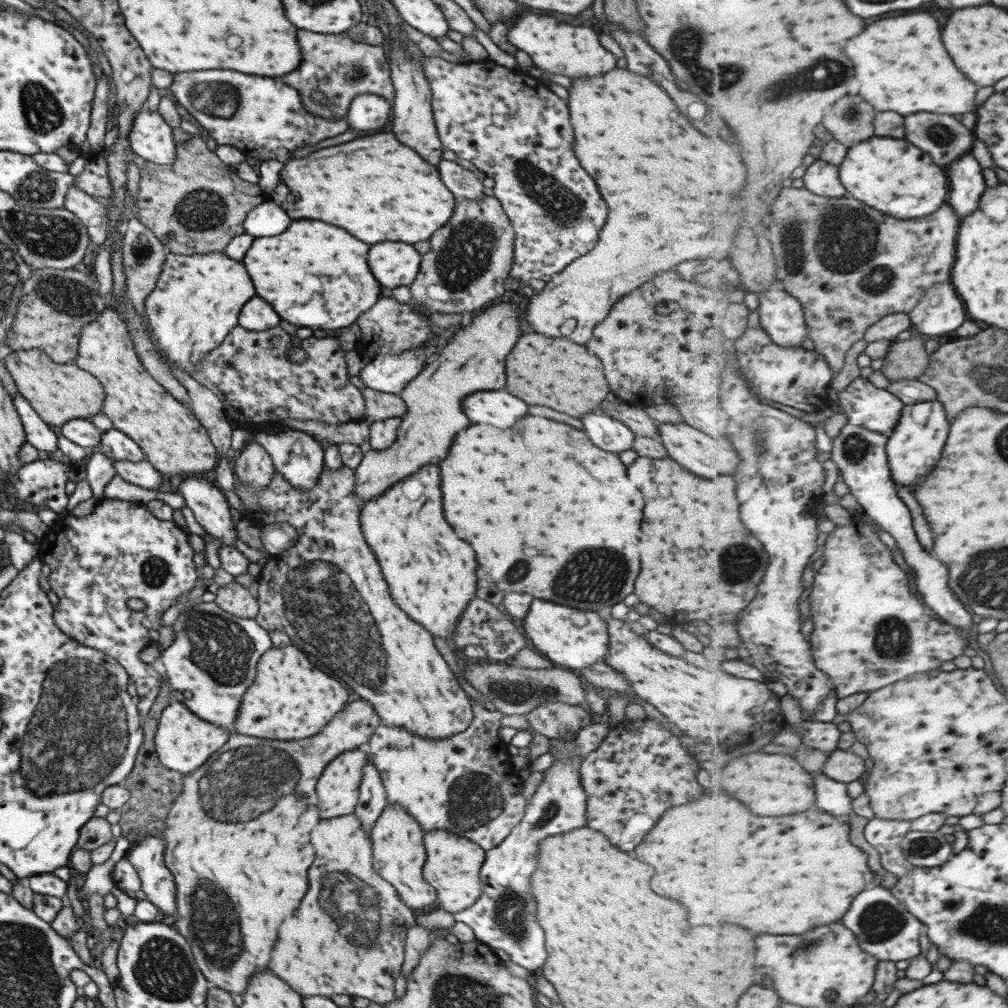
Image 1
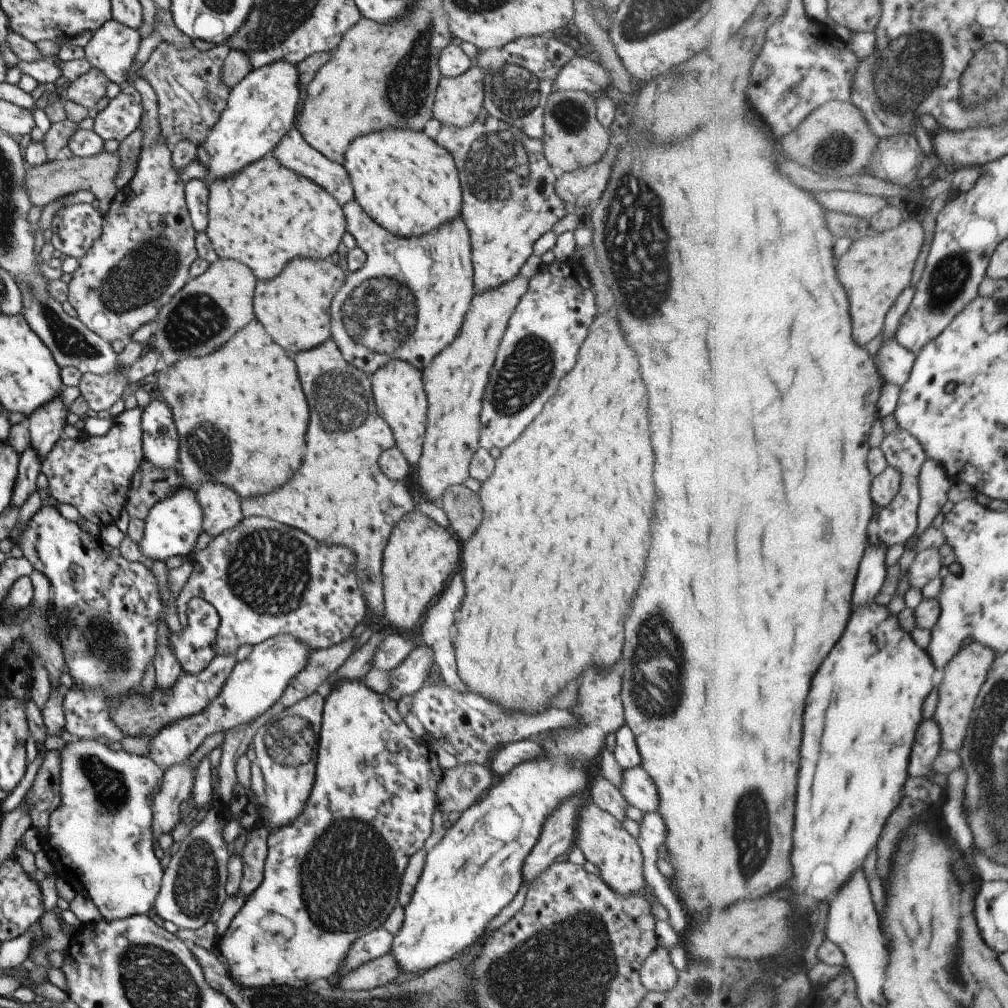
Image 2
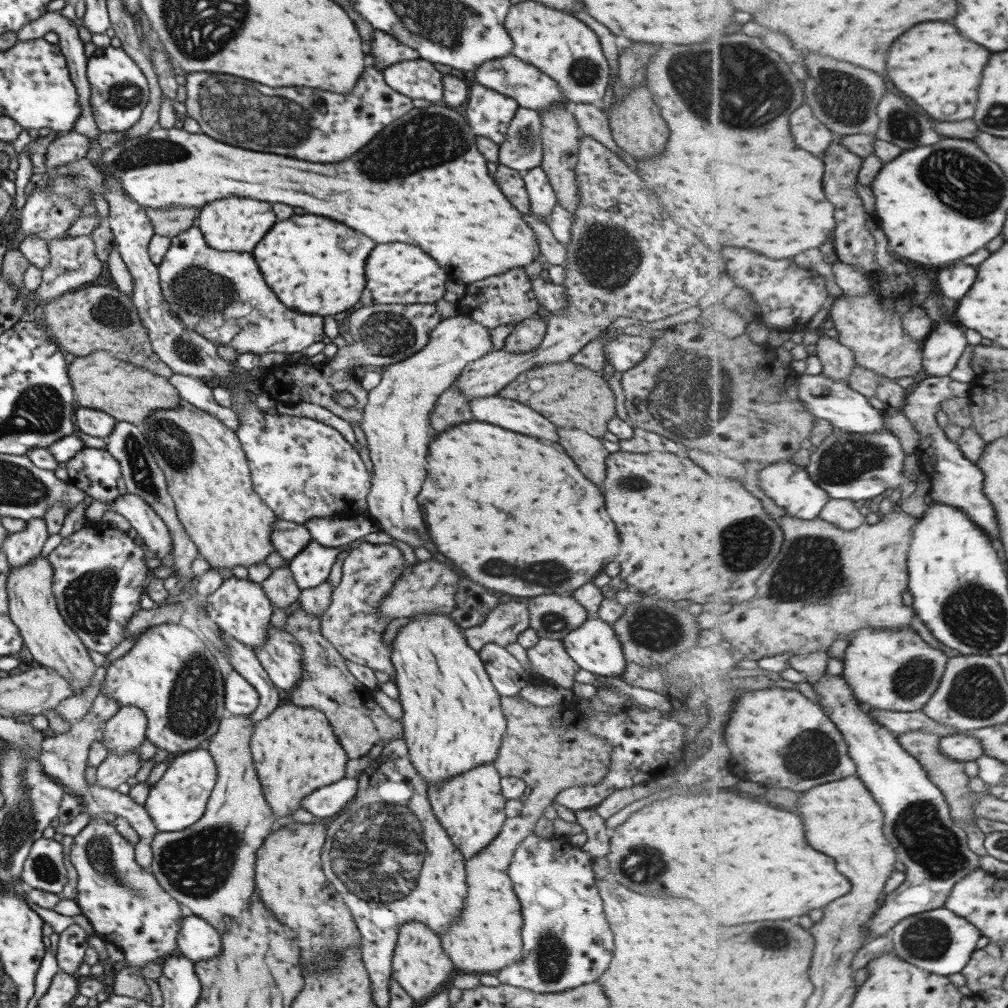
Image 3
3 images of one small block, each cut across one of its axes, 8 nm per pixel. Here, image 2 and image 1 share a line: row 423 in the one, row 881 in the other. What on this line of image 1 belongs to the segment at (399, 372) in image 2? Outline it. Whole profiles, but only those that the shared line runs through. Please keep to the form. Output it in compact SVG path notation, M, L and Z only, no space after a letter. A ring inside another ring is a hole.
M387 806L376 819L370 840L372 841L372 866L386 882L396 888L404 904L416 913L436 907L436 889L423 877L427 852L423 843L424 828L400 806Z

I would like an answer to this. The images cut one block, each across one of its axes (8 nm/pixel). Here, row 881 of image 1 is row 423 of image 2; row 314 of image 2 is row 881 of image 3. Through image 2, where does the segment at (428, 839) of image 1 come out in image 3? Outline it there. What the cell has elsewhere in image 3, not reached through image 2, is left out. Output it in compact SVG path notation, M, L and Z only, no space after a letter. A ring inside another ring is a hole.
M518 696L514 697L503 697L502 698L502 707L503 713L505 714L507 720L507 729L504 733L501 747L499 748L497 757L493 762L495 769L500 773L500 776L515 776L516 778L521 778L526 786L531 788L531 792L528 796L523 799L523 807L520 811L520 814L517 817L507 818L504 821L503 828L498 836L492 840L492 842L488 843L486 848L483 848L480 852L477 852L477 855L474 857L470 857L467 861L465 861L465 869L467 870L466 884L468 885L468 898L464 899L464 910L462 910L462 914L460 914L460 918L458 918L458 922L456 924L452 924L446 932L444 932L444 936L442 936L442 948L444 948L444 952L448 952L448 956L452 959L453 965L456 970L462 970L464 973L470 974L478 974L481 975L483 973L493 973L496 974L501 968L507 967L509 964L514 962L516 964L516 960L519 960L520 956L522 956L522 938L520 938L520 928L522 928L522 916L520 916L520 902L516 900L517 896L513 889L512 879L509 877L507 873L508 867L512 862L516 847L524 840L527 836L530 836L535 828L535 824L537 820L543 815L545 808L547 806L554 804L553 800L555 800L556 795L560 794L560 792L567 790L568 788L572 788L574 786L582 787L584 785L598 785L599 782L605 780L606 775L608 774L609 767L611 764L611 752L612 747L609 744L609 739L606 737L602 737L602 735L594 734L590 732L585 725L585 722L589 719L590 715L593 715L596 711L604 711L612 714L616 714L617 712L622 712L628 709L628 707L624 706L608 706L601 702L596 696L592 696L586 702L580 702L578 698L573 700L561 700L558 704L554 706L536 706L534 703L526 702L522 700L522 698ZM584 706L588 707L587 711L582 711Z

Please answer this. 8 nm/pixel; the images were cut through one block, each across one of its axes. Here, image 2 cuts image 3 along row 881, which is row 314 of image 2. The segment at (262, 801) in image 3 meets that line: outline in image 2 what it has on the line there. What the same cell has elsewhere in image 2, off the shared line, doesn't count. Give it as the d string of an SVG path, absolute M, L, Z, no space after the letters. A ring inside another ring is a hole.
M216 259L208 270L190 279L182 290L178 290L172 300L160 308L156 316L156 332L148 347L162 354L167 365L181 359L200 358L218 350L228 342L240 328L254 320L252 294L257 278L248 266L234 259Z

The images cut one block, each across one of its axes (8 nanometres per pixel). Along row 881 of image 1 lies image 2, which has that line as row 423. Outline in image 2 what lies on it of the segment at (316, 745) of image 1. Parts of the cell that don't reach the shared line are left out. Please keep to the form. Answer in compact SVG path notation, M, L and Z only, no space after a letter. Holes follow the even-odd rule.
M250 322L248 326L244 326L242 330L238 330L224 346L220 346L218 350L214 350L212 354L206 354L200 358L181 359L166 368L160 370L157 374L158 388L162 393L164 402L170 407L172 411L174 424L177 428L179 436L180 454L179 464L177 469L181 475L182 480L185 482L186 487L191 487L196 491L204 482L220 482L226 484L228 488L236 490L236 494L240 494L240 498L254 498L254 496L262 496L262 494L270 494L272 490L278 490L280 486L284 486L300 468L302 458L306 454L306 426L308 426L308 406L306 406L306 398L298 380L298 372L294 362L288 358L288 354L262 330L262 326L258 322Z

